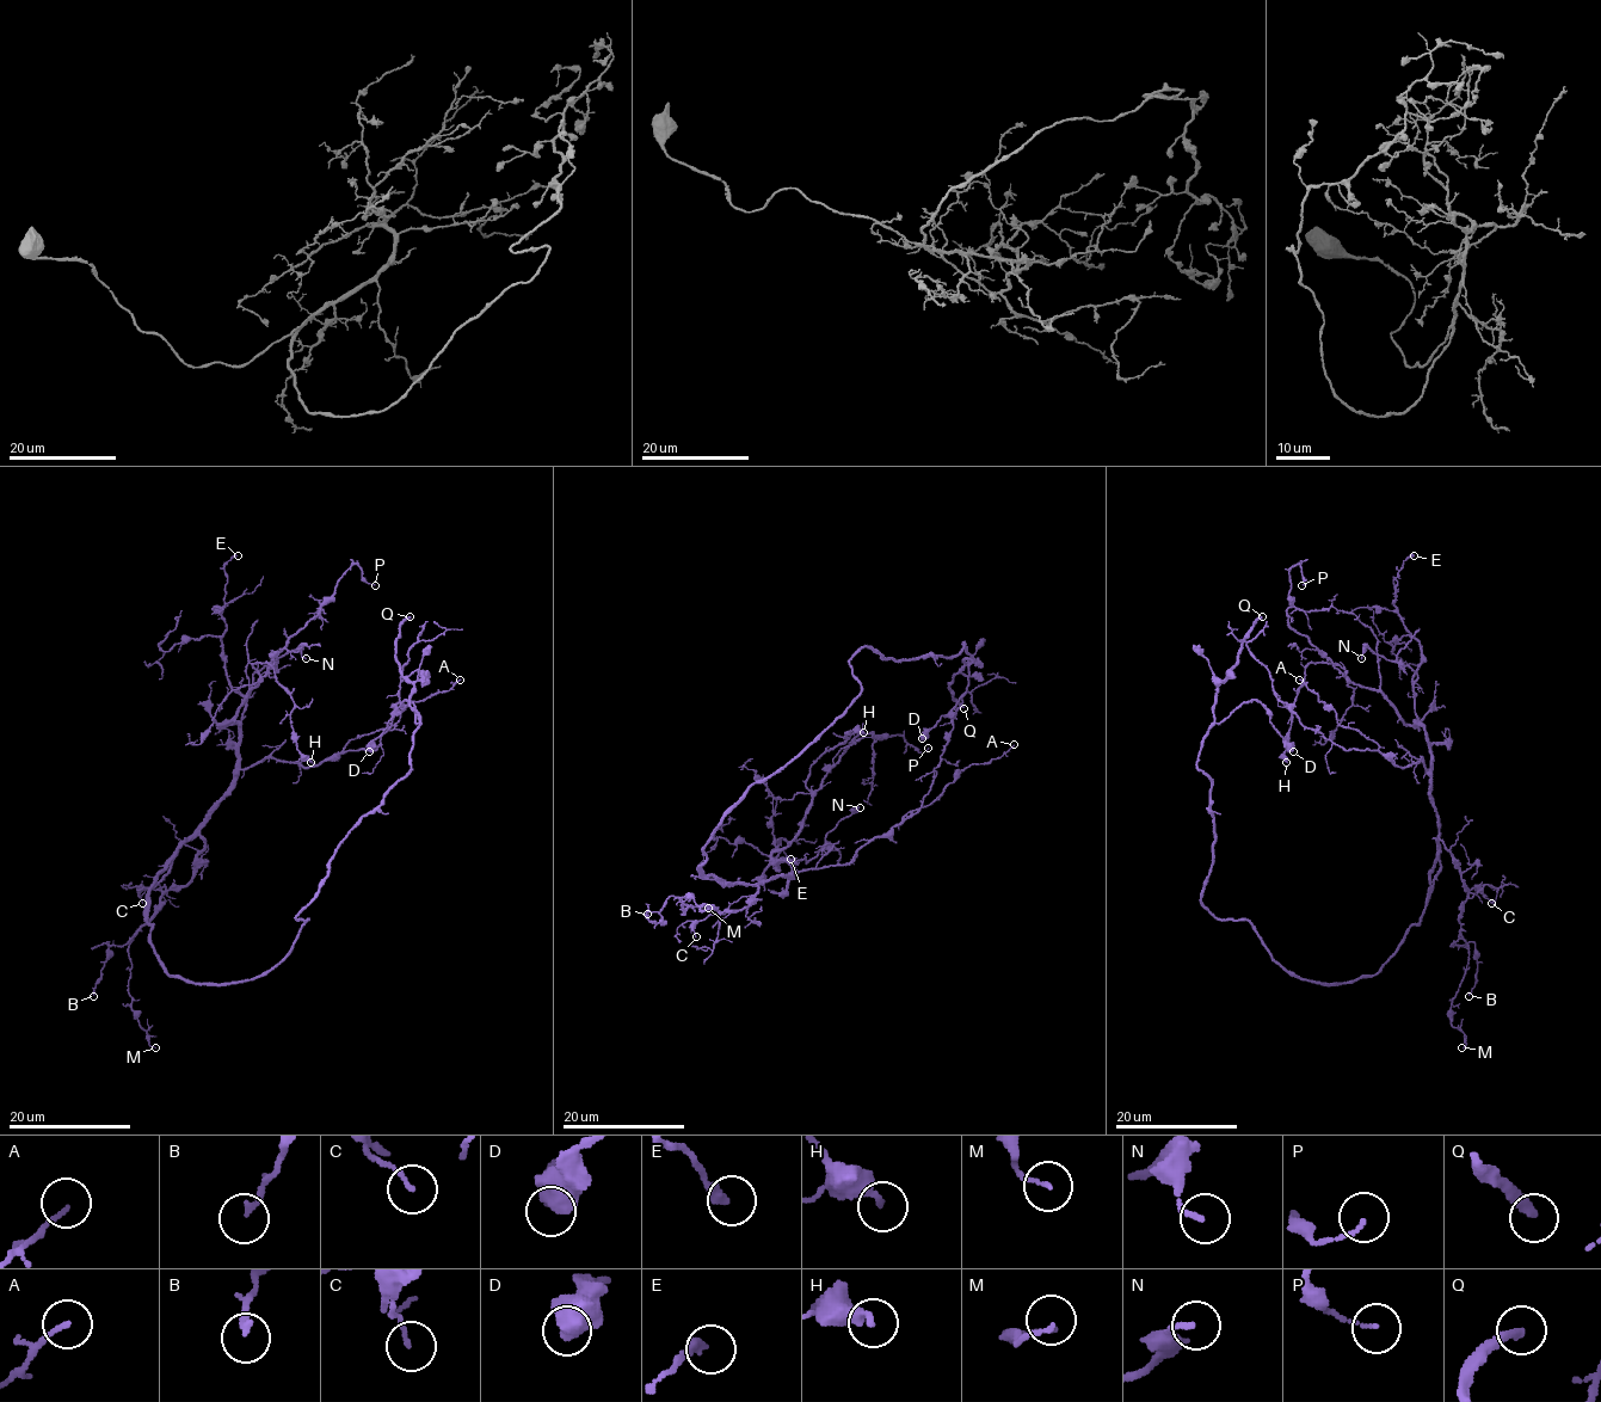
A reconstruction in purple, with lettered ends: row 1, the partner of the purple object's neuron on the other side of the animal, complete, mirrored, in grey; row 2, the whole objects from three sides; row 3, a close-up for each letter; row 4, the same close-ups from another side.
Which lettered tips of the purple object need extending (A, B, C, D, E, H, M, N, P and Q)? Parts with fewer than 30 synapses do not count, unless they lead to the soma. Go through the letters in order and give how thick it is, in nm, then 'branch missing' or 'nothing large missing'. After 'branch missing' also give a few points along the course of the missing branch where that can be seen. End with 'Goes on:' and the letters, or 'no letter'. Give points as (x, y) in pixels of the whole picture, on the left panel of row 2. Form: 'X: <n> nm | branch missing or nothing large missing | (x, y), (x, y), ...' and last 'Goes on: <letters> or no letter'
A: 120 nm | nothing large missing
B: 200 nm | nothing large missing
C: 110 nm | nothing large missing
D: 700 nm | nothing large missing
E: 340 nm | nothing large missing
H: 360 nm | nothing large missing
M: 110 nm | nothing large missing
N: 150 nm | nothing large missing
P: 90 nm | nothing large missing
Q: 280 nm | branch missing | (410, 616), (394, 635), (393, 644), (404, 649), (459, 597), (455, 583), (419, 554), (428, 537), (432, 543)
Goes on: Q

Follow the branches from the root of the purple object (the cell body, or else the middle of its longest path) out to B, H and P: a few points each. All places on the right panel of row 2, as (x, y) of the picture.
B: (1381, 965), (1420, 921), (1439, 835), (1466, 890), (1460, 936), (1449, 945), (1475, 944), (1476, 983), (1469, 996)
H: (1381, 965), (1420, 921), (1434, 867), (1427, 731), (1340, 665), (1311, 663), (1286, 762)
P: (1381, 965), (1420, 921), (1434, 867), (1430, 742), (1289, 626), (1295, 565), (1301, 585)

